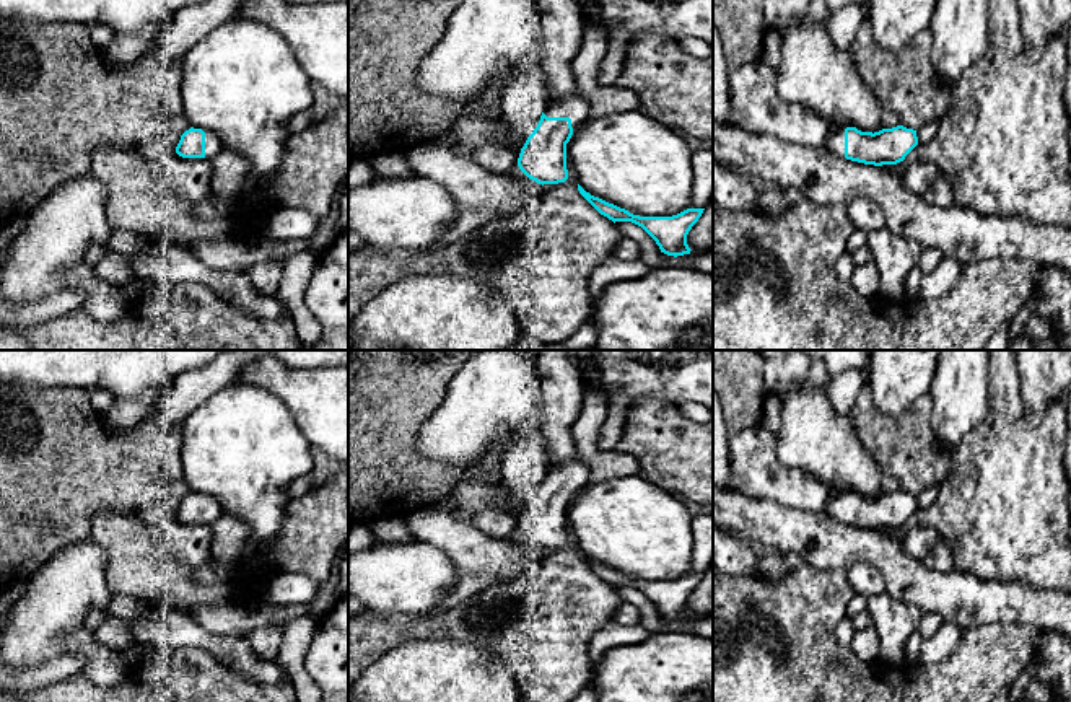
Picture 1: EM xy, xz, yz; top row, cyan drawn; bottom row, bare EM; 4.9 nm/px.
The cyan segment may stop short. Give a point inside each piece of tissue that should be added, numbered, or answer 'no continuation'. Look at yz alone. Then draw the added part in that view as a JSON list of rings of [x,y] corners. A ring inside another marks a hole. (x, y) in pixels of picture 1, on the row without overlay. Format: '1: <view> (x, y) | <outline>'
1: yz (835, 505) | [[[830,495],[825,513],[845,523],[845,495]]]

